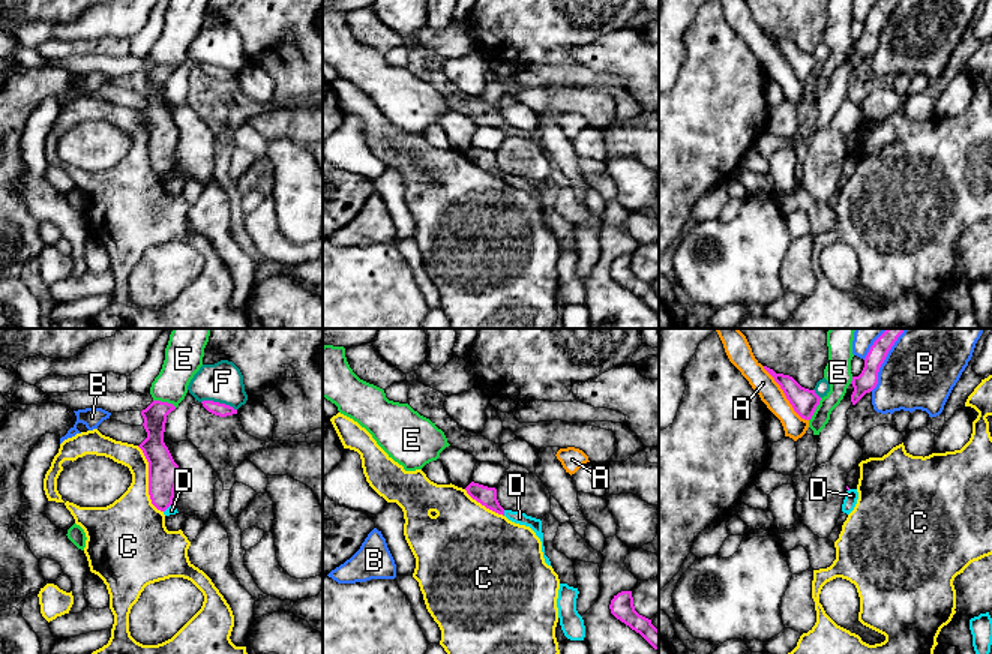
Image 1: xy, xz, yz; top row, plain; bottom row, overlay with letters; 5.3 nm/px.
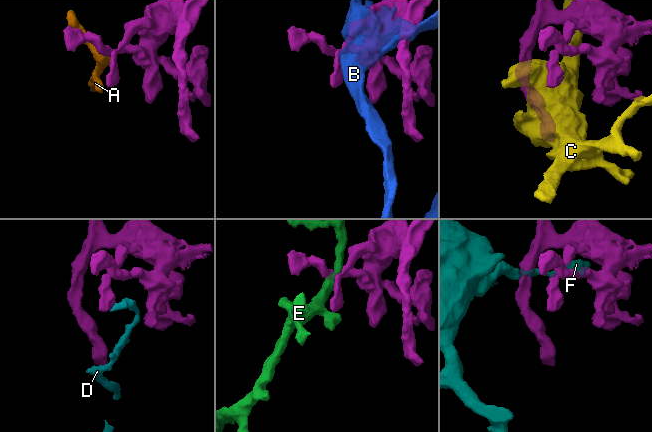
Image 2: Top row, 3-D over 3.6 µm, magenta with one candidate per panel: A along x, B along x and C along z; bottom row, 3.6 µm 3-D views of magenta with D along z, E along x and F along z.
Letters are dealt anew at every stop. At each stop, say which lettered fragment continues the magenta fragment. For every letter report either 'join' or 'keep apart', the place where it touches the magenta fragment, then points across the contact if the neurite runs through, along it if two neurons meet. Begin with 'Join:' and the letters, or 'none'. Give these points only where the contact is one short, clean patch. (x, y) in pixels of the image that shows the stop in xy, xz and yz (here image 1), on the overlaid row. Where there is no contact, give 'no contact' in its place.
Join: none
A: keep apart | yz (785, 395)
B: keep apart | yz (884, 359)
C: keep apart | xy (149, 480)
D: keep apart | xz (503, 513) | along xz (503, 510), (505, 515)
E: keep apart | xy (165, 402) | along xy (153, 399), (171, 402), (176, 407)
F: keep apart | xy (218, 402)

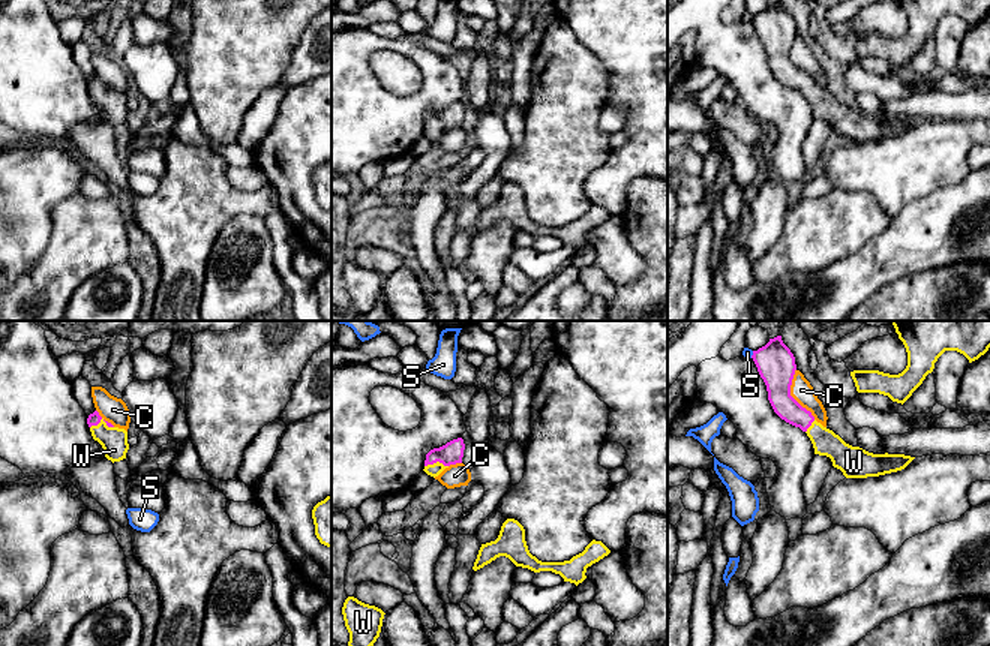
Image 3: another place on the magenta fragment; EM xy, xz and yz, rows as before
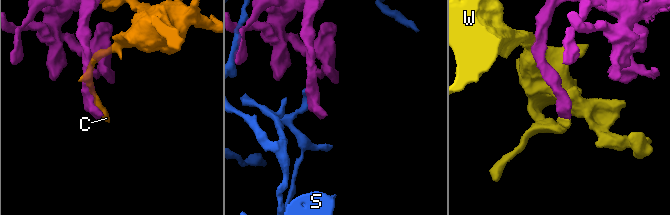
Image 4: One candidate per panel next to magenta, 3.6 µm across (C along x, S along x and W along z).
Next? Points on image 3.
Join: W
C: keep apart | yz (789, 394)
S: keep apart | yz (753, 354)
W: join | xy (101, 418)

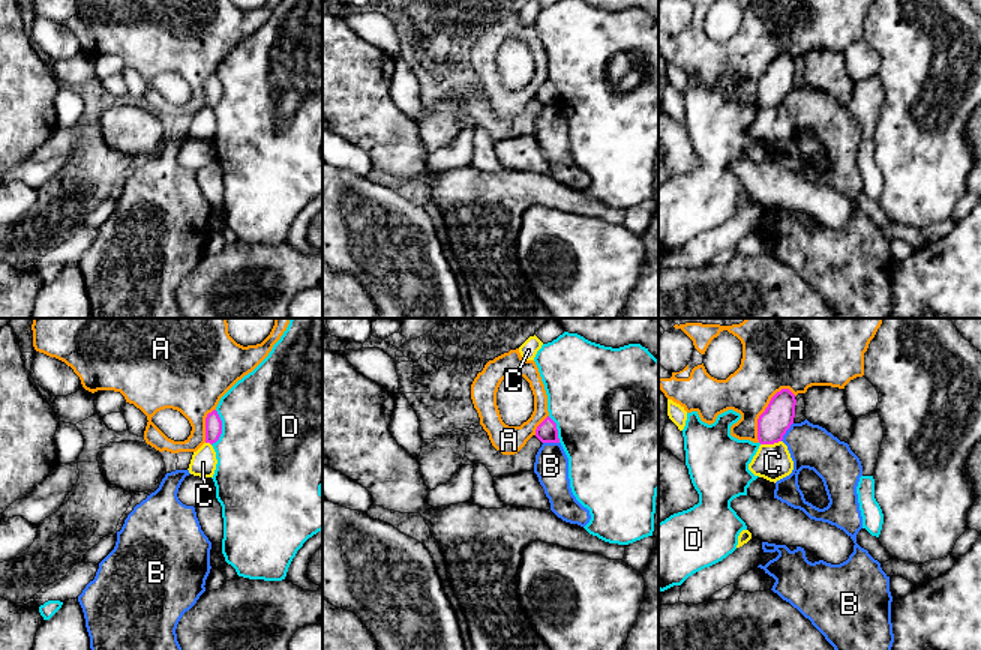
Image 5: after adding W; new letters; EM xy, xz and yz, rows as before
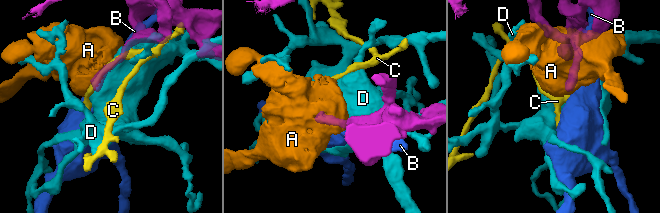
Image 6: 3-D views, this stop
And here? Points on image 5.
Join: none
A: keep apart | yz (764, 412)
B: keep apart | yz (786, 430)
C: keep apart | yz (770, 443) | along yz (780, 440), (771, 445), (761, 445)
D: keep apart | xy (221, 428)

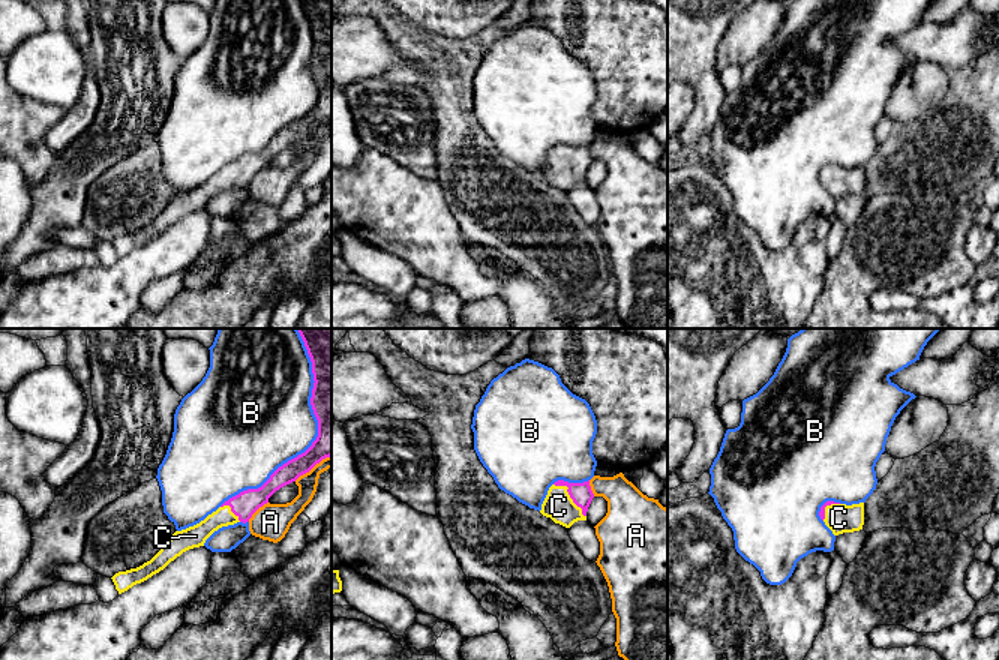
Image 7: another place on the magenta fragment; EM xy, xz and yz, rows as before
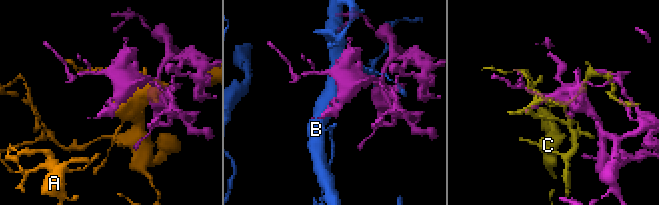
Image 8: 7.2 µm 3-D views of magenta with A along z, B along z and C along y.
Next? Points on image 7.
Join: C
A: keep apart | xy (257, 509)
B: keep apart | xy (318, 432)
C: join | xz (569, 494)

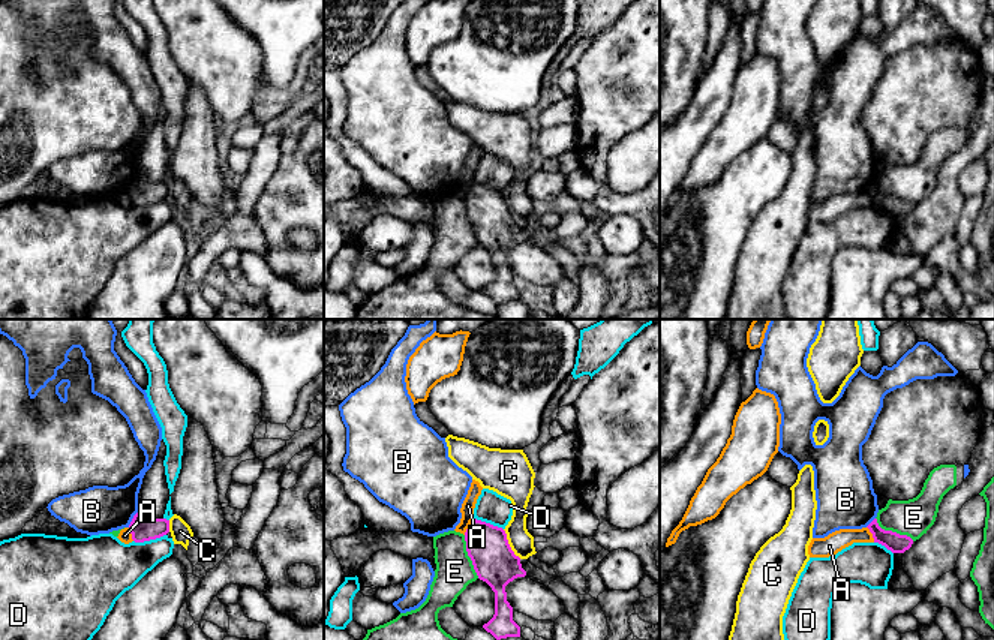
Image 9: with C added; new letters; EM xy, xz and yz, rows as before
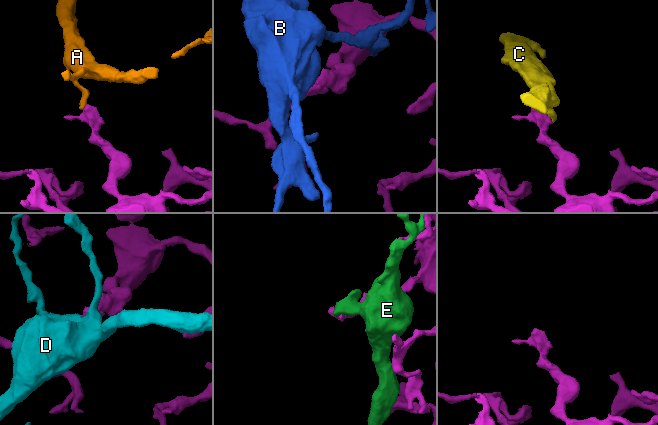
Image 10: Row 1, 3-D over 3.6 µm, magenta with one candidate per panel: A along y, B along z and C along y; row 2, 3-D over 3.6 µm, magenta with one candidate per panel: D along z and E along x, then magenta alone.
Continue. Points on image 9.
Join: none
A: keep apart | xz (470, 526) | along xz (474, 519), (464, 534)
B: keep apart | xy (132, 519)
C: keep apart | xz (508, 544) | along xz (502, 529), (510, 549), (520, 558)
D: keep apart | xy (149, 540)
E: keep apart | xz (468, 555)

